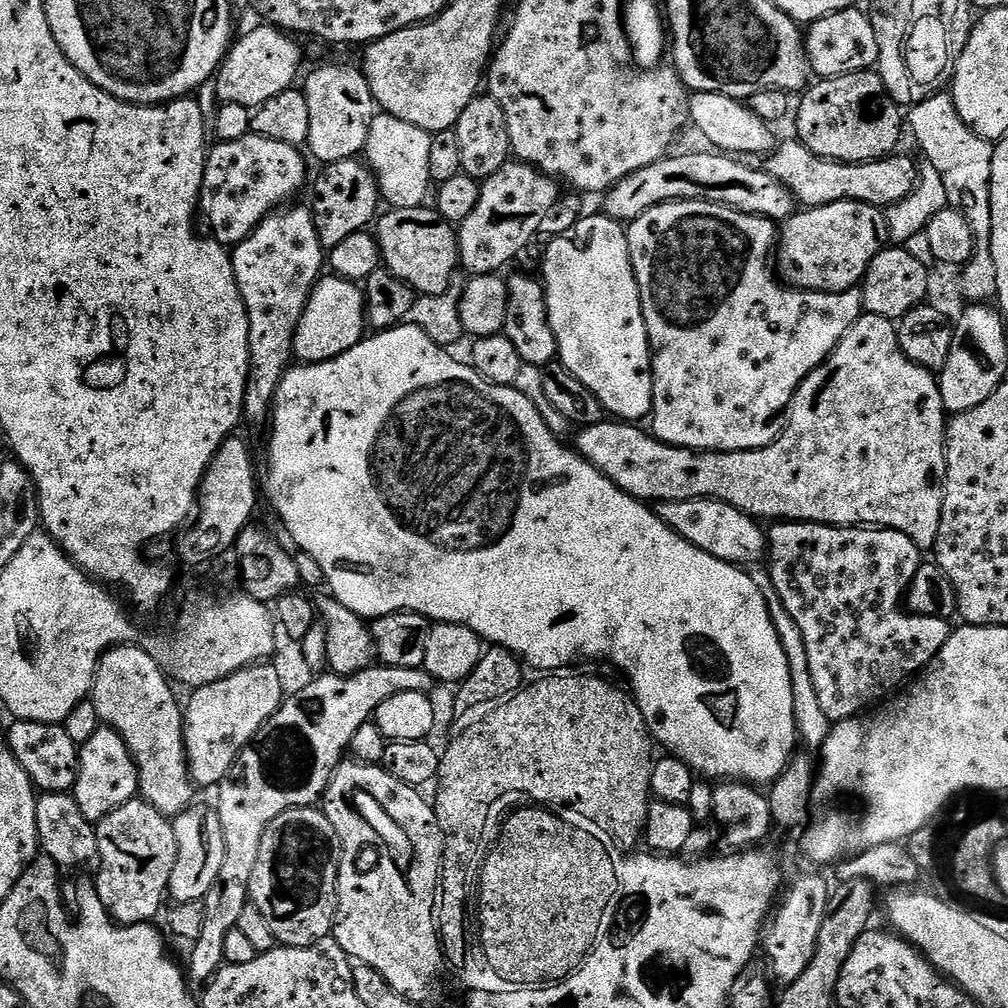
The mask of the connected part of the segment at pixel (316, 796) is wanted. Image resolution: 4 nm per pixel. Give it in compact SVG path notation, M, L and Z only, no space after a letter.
M376 662L361 672L355 672L349 676L335 674L317 676L320 676L317 680L310 681L305 688L298 689L293 696L291 693L285 699L277 712L260 727L255 738L242 749L236 758L236 763L232 765L230 775L221 780L218 785L220 801L215 801L214 807L222 822L224 857L222 870L218 870L218 878L214 878L214 886L210 886L210 890L204 895L202 930L191 945L192 953L188 956L188 964L186 963L186 976L193 985L207 985L224 964L226 934L230 934L230 930L236 928L238 918L242 918L242 910L246 910L246 906L250 903L248 887L250 878L254 878L254 862L258 862L258 846L262 842L264 827L274 818L278 818L278 814L291 808L311 808L323 797L333 774L352 747L355 732L373 719L378 706L382 706L386 698L394 698L394 694L418 694L419 692L428 694L434 687L432 676L422 666L411 668Z

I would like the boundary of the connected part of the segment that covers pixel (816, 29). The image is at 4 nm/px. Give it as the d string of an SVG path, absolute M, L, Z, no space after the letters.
M856 6L842 9L807 25L808 63L817 77L842 76L845 72L867 72L875 69L878 38L874 38L871 15L867 11L859 10Z

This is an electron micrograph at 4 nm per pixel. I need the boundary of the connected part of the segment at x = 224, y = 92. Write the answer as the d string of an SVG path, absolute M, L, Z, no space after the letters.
M275 26L252 28L244 37L229 47L224 61L214 77L218 86L218 101L221 105L236 103L249 110L261 108L274 94L282 94L293 87L301 75L300 48L289 33Z

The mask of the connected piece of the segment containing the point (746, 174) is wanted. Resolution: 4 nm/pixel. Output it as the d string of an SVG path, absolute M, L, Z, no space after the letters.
M716 150L708 152L688 152L685 156L669 154L664 159L642 170L634 170L608 189L603 197L603 211L612 220L631 222L637 220L646 210L659 204L669 204L675 200L705 200L715 204L725 204L742 214L764 216L768 220L783 222L792 217L798 205L791 190L782 186L772 173L763 167L751 168L743 159L732 154L721 154Z

